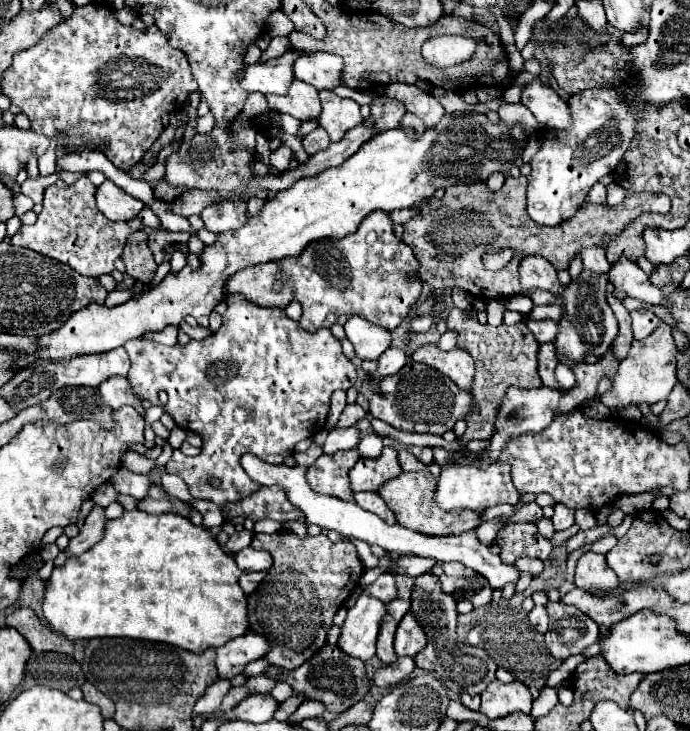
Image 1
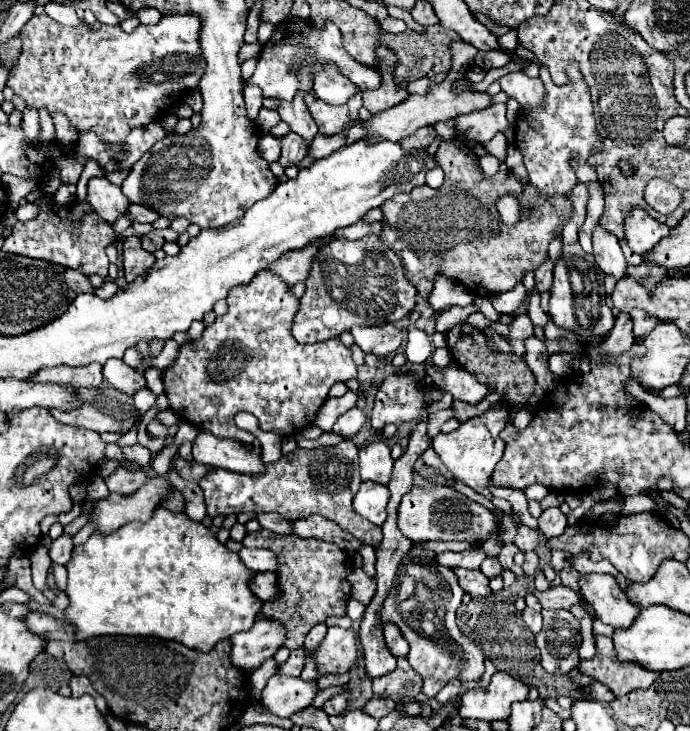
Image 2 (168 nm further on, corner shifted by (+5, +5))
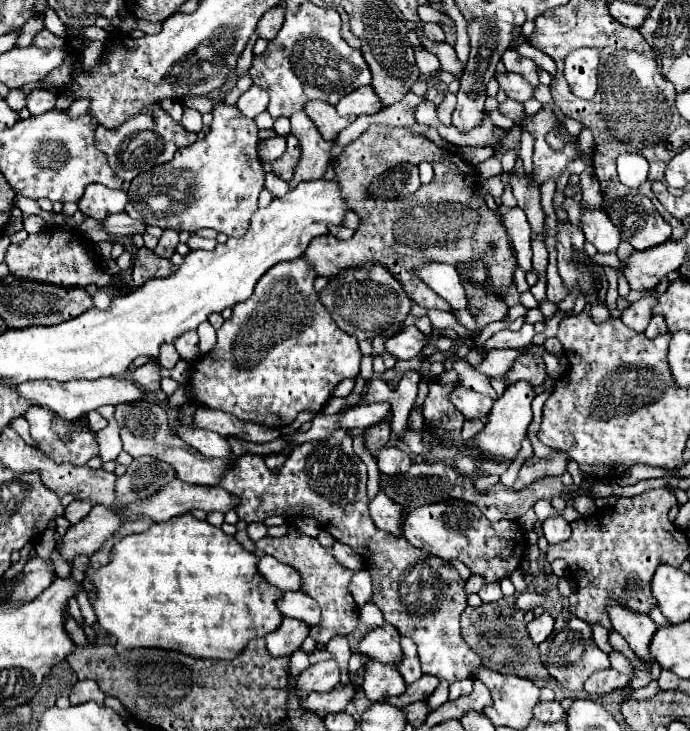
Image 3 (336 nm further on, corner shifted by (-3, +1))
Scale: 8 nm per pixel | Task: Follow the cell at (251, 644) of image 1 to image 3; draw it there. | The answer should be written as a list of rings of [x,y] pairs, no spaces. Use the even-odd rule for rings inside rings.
[[[284,617],[282,627],[272,631],[266,637],[266,647],[274,657],[290,657],[294,651],[300,649],[308,633],[310,633],[310,627],[304,621]]]

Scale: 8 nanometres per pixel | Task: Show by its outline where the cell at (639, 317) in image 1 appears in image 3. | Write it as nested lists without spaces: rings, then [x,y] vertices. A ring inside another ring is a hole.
[[[654,315],[654,317],[650,319],[644,335],[646,335],[646,337],[656,337],[656,335],[662,335],[662,333],[666,333],[666,331],[668,331],[668,329],[666,329],[664,317],[662,317],[662,315]]]

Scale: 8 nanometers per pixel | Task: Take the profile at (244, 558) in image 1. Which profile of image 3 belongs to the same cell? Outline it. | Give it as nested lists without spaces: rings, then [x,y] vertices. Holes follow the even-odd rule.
[[[266,555],[258,561],[258,569],[264,575],[264,579],[278,587],[280,591],[300,591],[302,589],[302,577],[298,571],[294,571],[294,567],[284,565],[280,561],[276,561],[274,557]]]

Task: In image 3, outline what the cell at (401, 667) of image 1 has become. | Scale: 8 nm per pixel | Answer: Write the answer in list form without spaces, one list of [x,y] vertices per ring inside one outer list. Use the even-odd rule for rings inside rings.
[[[422,675],[412,687],[406,687],[406,691],[404,691],[400,697],[388,699],[386,703],[394,705],[394,707],[406,707],[406,705],[410,705],[410,703],[424,701],[424,699],[428,699],[428,697],[434,693],[434,689],[438,687],[438,683],[440,683],[440,681],[438,681],[436,677],[432,677],[432,675]]]

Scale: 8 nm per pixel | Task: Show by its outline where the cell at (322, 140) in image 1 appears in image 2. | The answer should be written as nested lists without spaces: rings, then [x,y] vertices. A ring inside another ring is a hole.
[[[288,133],[282,137],[282,157],[280,157],[280,163],[284,167],[290,167],[290,165],[296,165],[298,161],[302,161],[308,153],[308,147],[310,143],[296,135],[296,133]]]

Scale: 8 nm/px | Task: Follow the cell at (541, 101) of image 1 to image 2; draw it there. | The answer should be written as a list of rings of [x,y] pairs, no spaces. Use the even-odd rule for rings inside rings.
[[[518,71],[518,73],[508,73],[508,75],[500,77],[498,83],[502,85],[502,91],[508,97],[514,97],[522,105],[522,109],[544,107],[544,103],[546,103],[546,89],[544,89],[540,77],[532,79],[526,73]]]

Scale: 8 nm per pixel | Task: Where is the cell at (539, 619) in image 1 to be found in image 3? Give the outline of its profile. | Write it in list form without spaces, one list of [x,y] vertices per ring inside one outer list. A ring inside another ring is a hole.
[[[544,611],[538,617],[534,617],[528,623],[528,635],[530,635],[530,639],[536,645],[540,645],[542,641],[546,641],[546,637],[552,633],[552,629],[554,629],[554,619],[552,619],[552,615],[548,611]]]

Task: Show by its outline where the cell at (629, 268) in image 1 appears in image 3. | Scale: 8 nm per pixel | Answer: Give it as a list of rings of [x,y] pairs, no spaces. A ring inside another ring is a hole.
[[[580,203],[580,213],[580,223],[586,241],[590,241],[598,249],[598,253],[616,251],[620,235],[614,223],[608,219],[604,207],[588,207],[586,203]]]

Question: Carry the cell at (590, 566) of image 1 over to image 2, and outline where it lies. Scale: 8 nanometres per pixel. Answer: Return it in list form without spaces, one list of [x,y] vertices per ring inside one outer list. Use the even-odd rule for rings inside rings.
[[[608,573],[582,575],[580,581],[582,597],[594,607],[596,617],[612,627],[630,627],[632,619],[640,613],[624,599],[624,591],[618,587],[616,579]]]

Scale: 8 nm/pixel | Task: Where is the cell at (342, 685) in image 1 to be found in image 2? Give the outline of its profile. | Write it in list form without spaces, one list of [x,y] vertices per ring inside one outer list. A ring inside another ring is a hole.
[[[346,687],[342,693],[334,695],[332,699],[328,699],[324,703],[324,711],[328,715],[342,715],[346,711],[346,705],[348,705],[348,697],[350,697],[350,687]]]

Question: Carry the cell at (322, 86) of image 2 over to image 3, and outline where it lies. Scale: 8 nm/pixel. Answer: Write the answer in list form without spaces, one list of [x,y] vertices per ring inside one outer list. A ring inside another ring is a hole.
[[[368,85],[368,87],[360,87],[354,93],[340,99],[340,103],[336,105],[336,111],[338,111],[338,115],[374,115],[382,107],[384,107],[384,103],[380,103],[380,97]]]

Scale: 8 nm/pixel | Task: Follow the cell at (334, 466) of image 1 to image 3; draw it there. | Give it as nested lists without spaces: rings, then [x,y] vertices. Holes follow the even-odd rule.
[[[336,429],[334,435],[330,435],[326,441],[312,441],[302,443],[292,449],[288,455],[284,467],[278,475],[272,475],[266,465],[264,457],[260,455],[242,455],[234,461],[234,467],[226,471],[226,475],[220,481],[220,487],[240,497],[240,505],[236,507],[236,513],[242,521],[254,523],[264,521],[272,515],[282,515],[286,519],[304,515],[314,517],[324,531],[328,531],[336,541],[352,547],[366,565],[366,571],[372,575],[372,599],[370,603],[378,605],[378,609],[384,613],[386,623],[394,625],[400,635],[410,637],[418,647],[418,657],[422,671],[428,675],[438,677],[440,681],[460,681],[470,679],[472,669],[480,667],[480,657],[470,651],[470,647],[464,643],[460,635],[460,613],[466,607],[466,593],[464,593],[464,581],[460,579],[458,571],[442,559],[436,559],[434,555],[428,555],[416,547],[412,547],[404,537],[388,535],[386,531],[380,531],[374,527],[370,515],[368,515],[368,497],[366,497],[366,465],[360,461],[360,457],[352,449],[352,433],[348,429]]]

